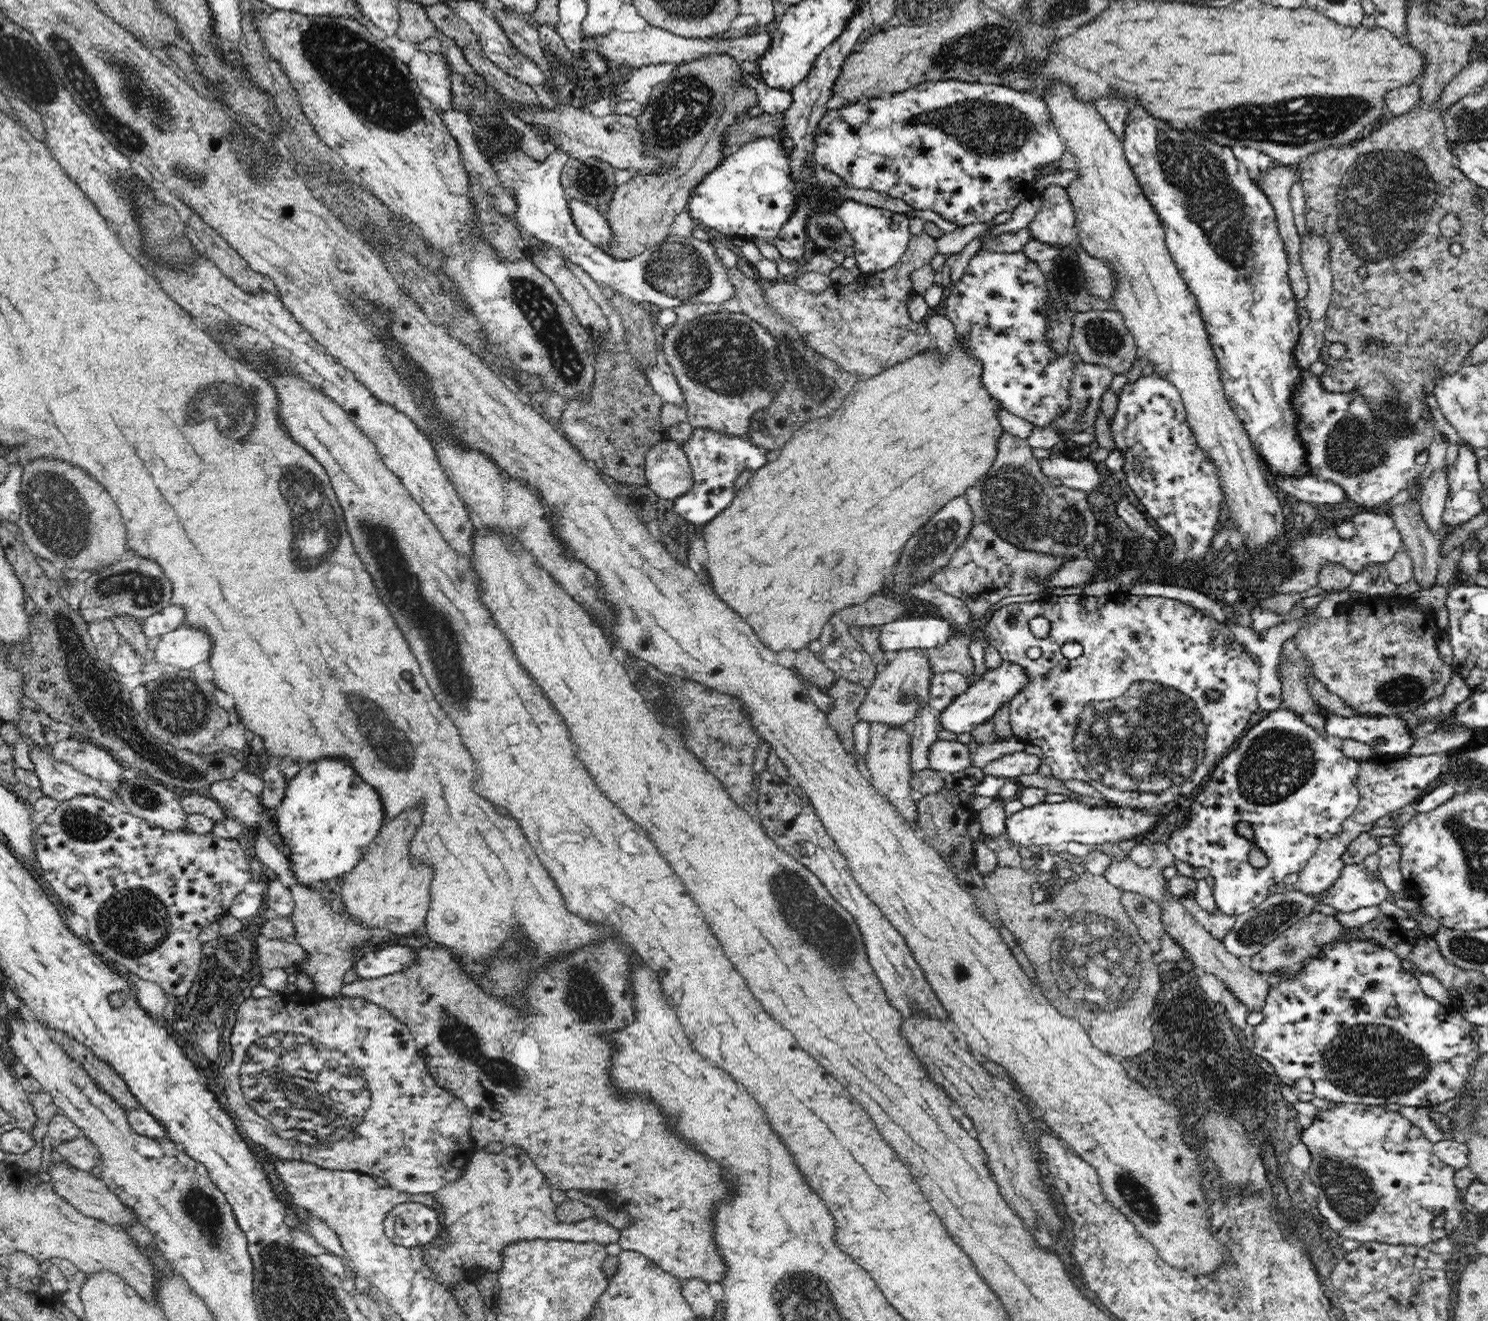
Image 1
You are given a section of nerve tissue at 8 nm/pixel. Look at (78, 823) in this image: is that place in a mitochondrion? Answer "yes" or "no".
yes

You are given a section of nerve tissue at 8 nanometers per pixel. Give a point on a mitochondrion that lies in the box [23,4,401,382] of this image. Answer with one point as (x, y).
(144, 98)

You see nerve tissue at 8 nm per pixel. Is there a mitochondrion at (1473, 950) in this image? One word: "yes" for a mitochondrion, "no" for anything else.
yes

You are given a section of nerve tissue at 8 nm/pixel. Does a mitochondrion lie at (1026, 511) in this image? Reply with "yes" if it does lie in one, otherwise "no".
yes

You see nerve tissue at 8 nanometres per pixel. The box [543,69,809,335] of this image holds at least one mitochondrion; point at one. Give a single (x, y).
(686, 105)

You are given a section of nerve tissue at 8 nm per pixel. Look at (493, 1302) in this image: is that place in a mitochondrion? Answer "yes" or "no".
no

